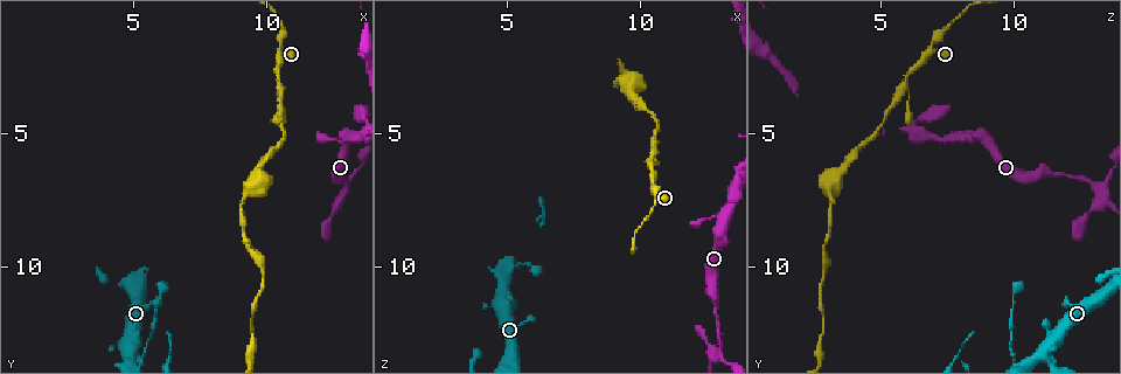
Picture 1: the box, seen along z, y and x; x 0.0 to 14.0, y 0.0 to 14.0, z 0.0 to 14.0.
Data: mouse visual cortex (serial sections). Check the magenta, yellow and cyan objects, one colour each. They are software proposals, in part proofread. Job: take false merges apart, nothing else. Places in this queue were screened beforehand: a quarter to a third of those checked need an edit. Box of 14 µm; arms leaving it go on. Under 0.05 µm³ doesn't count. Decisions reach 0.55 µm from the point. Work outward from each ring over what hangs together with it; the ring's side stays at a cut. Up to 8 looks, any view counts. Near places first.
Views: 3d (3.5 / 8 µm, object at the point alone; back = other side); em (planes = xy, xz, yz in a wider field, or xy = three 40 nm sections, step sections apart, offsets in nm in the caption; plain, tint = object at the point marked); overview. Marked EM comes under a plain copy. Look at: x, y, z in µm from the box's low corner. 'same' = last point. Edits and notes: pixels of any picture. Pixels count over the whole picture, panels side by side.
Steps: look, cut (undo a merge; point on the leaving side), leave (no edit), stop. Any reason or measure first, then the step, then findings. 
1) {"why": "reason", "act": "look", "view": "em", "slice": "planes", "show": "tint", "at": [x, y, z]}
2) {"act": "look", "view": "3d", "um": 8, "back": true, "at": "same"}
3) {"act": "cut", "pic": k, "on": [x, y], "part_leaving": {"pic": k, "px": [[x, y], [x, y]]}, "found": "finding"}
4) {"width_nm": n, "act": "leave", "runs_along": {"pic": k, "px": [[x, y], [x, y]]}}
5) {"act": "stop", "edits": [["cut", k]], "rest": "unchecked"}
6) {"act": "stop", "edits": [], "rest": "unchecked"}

{"why": "looks like a crossing", "act": "look", "view": "3d", "um": 3.5, "at": [13.0, 7.1, 13.2]}

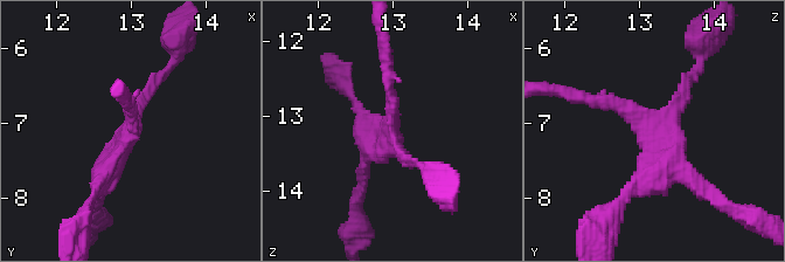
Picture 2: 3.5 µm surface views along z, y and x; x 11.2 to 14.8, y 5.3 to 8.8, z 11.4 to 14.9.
{"why": "shape alone is not enough", "act": "look", "view": "em", "slice": "xy", "step": 3, "show": "tint", "at": [12.95, 7.15, 13.20]}

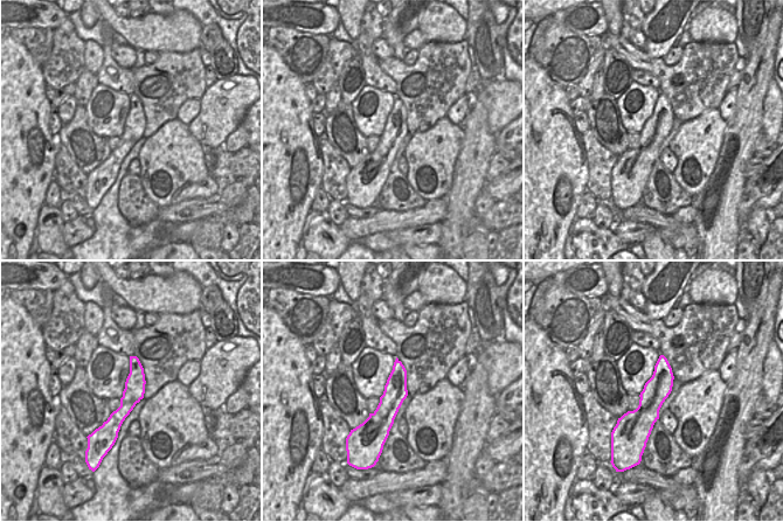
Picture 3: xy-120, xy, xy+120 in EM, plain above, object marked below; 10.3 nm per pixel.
{"act": "leave", "runs_along": {"pic": 3, "px": [[662, 359], [643, 439]]}, "found": "one cell here"}

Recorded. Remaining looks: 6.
{"why": "narrows sharply", "act": "look", "view": "3d", "um": 3.5, "at": [4.6, 12.8, 11.6]}

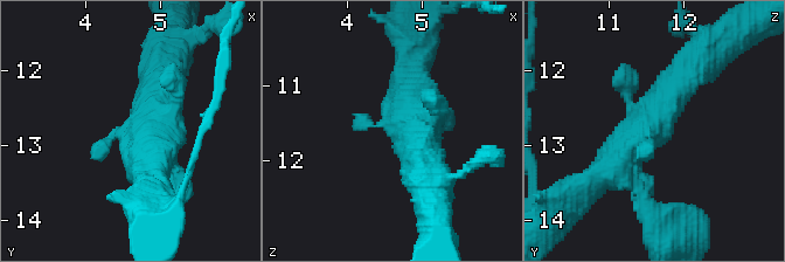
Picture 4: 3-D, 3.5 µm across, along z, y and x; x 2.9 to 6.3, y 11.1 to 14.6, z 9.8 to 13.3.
{"act": "look", "view": "em", "slice": "xy", "step": 1, "show": "tint", "at": [4.70, 12.80, 11.50]}

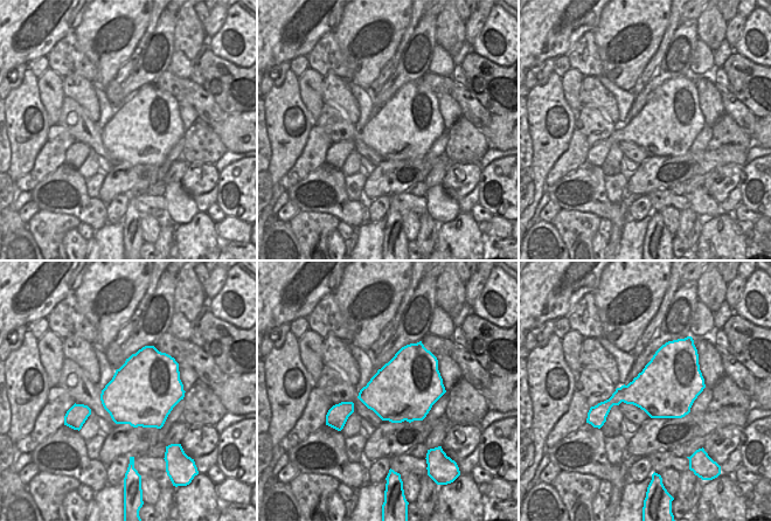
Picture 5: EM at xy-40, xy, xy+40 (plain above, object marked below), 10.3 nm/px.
{"act": "leave", "runs_along": {"pic": 4, "px": [[667, 97], [617, 163], [556, 216]]}, "found": "one cell here"}

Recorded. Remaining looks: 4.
{"why": "sudden change in width", "act": "look", "view": "3d", "um": 3.5, "at": [5.3, 13.2, 10.0]}

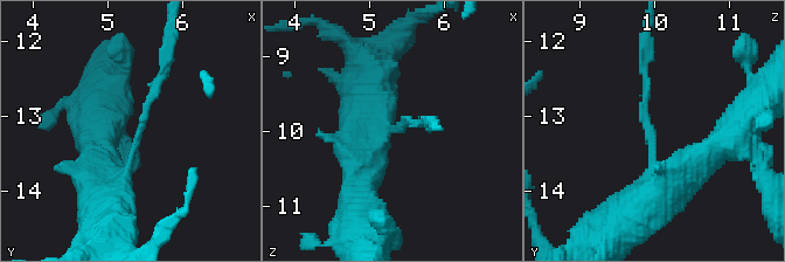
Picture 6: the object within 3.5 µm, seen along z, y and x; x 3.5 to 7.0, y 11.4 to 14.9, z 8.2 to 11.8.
{"why": "shape alone is not enough", "act": "look", "view": "em", "slice": "xy", "step": 5, "show": "tint", "at": [5.40, 13.30, 9.95]}

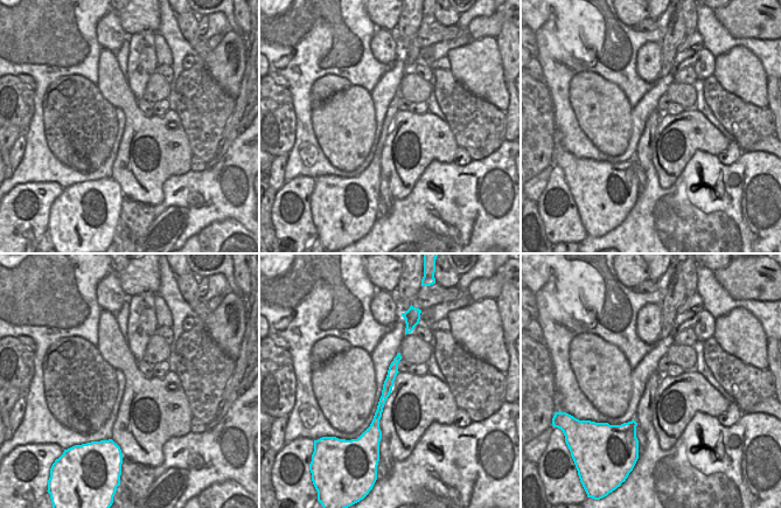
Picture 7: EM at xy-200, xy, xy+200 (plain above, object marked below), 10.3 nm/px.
{"why": "cut it another way", "act": "look", "view": "em", "slice": "xy", "step": 3, "show": "tint", "at": "same"}

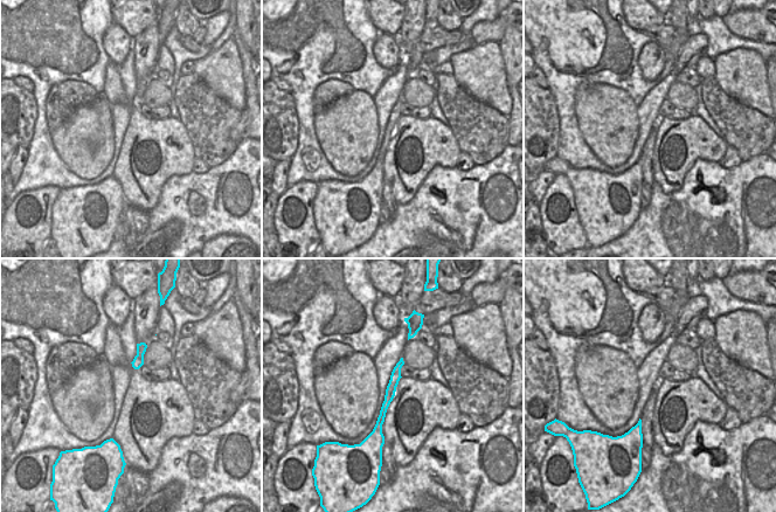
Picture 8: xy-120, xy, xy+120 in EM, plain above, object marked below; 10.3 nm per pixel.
{"width_nm": 110, "act": "leave", "runs_along": {"pic": 6, "px": [[102, 179], [120, 179], [162, 71]]}, "found": "one cell here"}

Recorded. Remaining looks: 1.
{"act": "stop", "edits": [], "rest": "unchecked"}

